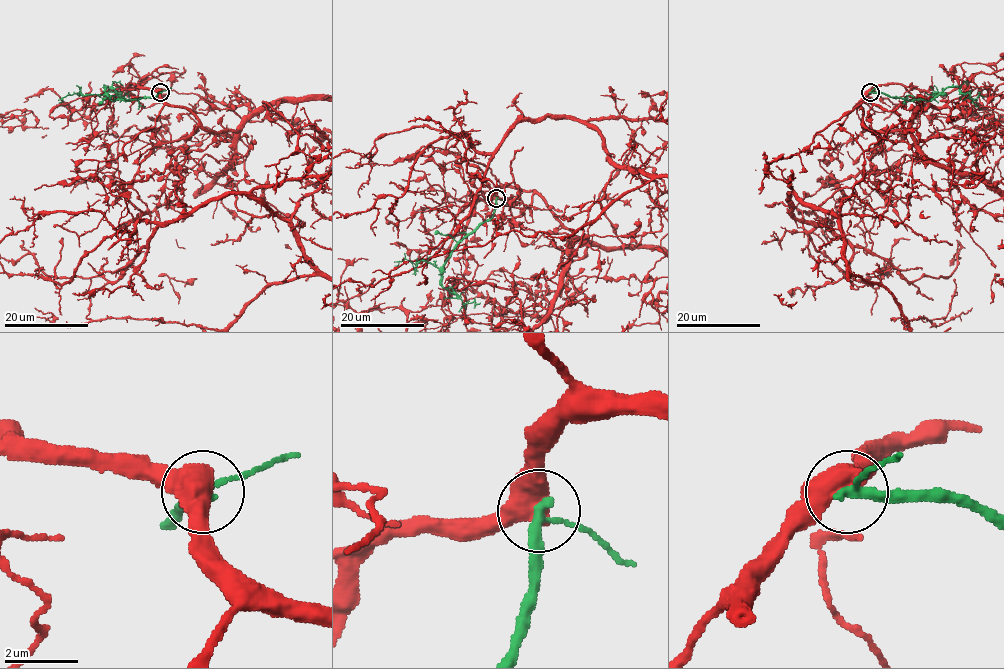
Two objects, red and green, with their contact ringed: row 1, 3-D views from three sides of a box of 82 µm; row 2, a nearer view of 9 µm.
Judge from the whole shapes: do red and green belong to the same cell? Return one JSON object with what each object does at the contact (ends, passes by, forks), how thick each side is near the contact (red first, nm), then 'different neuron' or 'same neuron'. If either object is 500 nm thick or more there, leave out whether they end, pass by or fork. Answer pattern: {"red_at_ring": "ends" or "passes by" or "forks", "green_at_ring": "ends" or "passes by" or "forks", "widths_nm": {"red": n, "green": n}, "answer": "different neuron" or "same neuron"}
{"widths_nm": {"red": 600, "green": 240}, "answer": "different neuron"}

